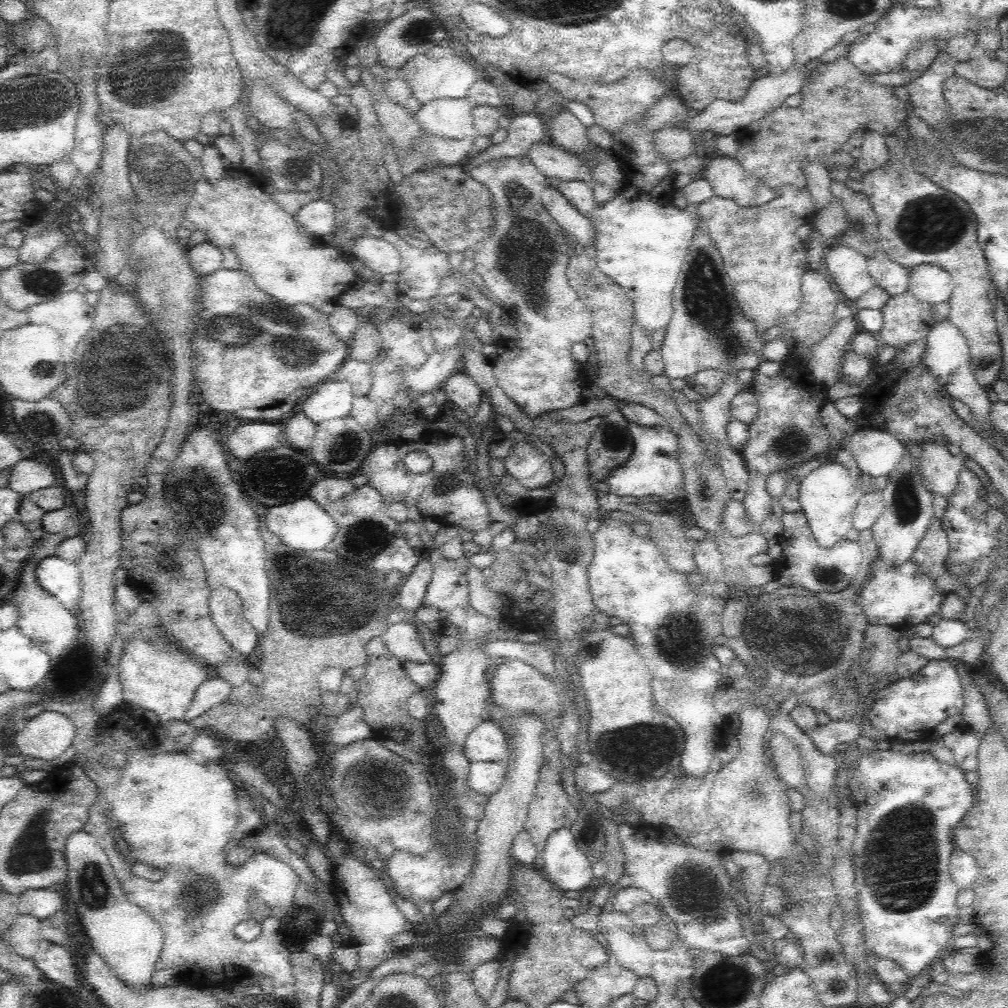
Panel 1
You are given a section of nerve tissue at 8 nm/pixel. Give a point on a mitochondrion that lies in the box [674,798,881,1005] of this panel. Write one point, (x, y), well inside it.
(797, 898)

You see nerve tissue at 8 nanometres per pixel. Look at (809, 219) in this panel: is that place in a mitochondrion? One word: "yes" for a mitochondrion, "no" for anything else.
no

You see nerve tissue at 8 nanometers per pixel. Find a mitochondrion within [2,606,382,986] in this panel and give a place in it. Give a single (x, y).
(32, 852)

